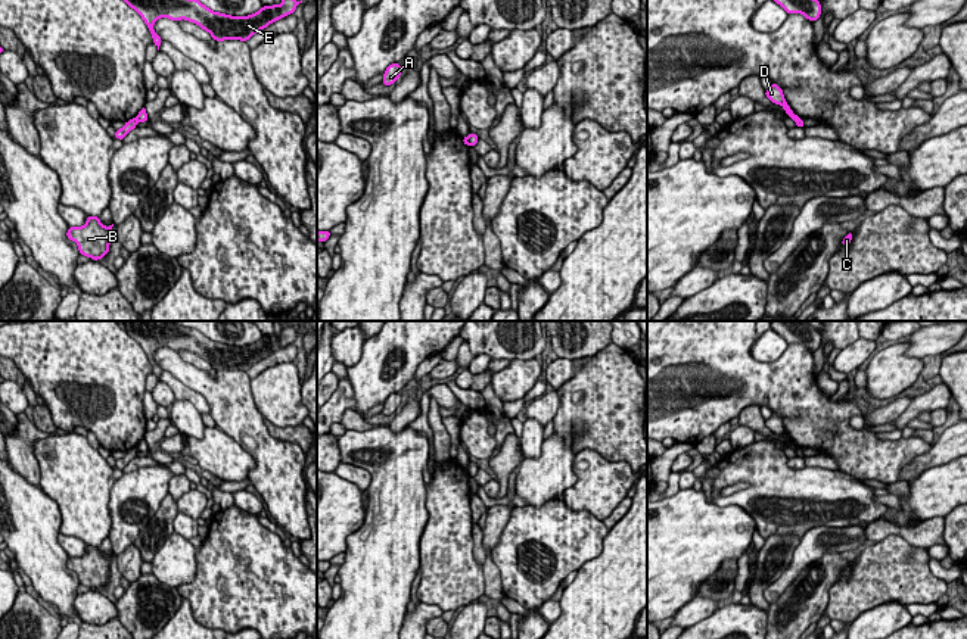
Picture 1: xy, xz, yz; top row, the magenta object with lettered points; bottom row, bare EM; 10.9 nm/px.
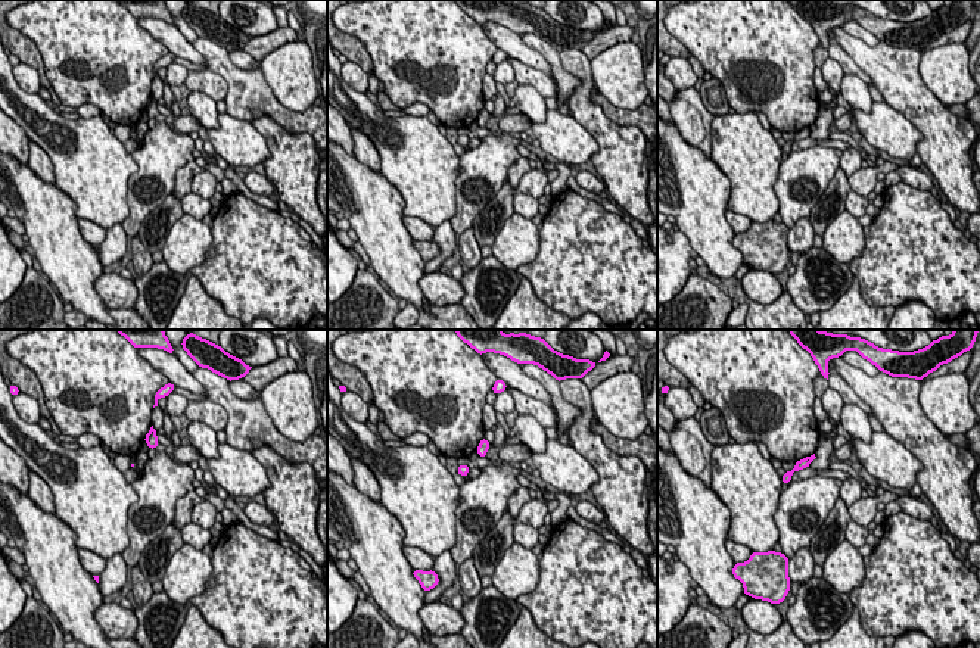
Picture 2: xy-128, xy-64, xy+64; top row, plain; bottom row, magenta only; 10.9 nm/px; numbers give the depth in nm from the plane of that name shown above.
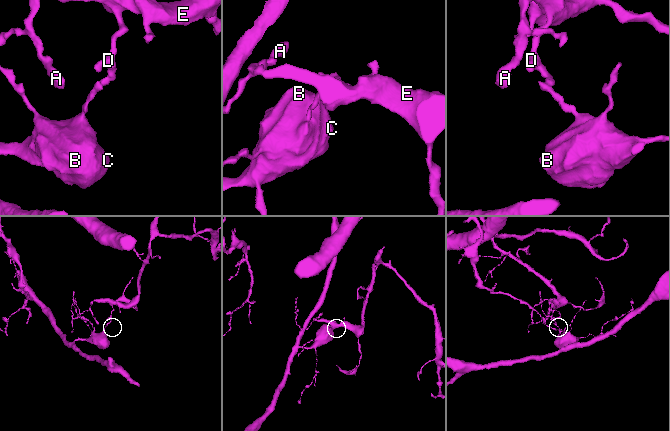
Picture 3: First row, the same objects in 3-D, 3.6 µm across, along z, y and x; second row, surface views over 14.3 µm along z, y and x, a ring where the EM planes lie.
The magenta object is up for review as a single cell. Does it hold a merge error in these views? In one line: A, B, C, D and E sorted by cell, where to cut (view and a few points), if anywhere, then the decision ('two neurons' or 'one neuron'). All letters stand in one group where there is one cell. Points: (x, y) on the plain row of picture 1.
groups A D E / B C; cut xz (465, 467), (469, 474); two neurons

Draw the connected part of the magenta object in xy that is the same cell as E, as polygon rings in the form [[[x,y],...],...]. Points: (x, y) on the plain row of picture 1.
[[[116,321],[116,324],[142,346],[158,380],[162,370],[155,362],[153,355],[159,347],[193,352],[209,362],[215,371],[248,371],[270,353],[292,345],[296,336],[302,333],[302,330],[296,331],[287,324],[282,327],[279,336],[274,333],[273,336],[262,336],[248,346],[231,346],[214,342],[196,328],[177,325],[172,321]]]

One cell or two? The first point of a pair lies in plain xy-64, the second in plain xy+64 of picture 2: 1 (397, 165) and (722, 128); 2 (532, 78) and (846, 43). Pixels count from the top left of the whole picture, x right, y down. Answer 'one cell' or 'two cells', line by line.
1: one cell
2: two cells

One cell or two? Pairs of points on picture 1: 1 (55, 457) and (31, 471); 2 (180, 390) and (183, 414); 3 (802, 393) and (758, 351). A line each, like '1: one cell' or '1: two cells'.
1: two cells
2: two cells
3: two cells

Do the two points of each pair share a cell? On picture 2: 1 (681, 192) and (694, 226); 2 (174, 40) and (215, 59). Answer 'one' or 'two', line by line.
1: one
2: two

